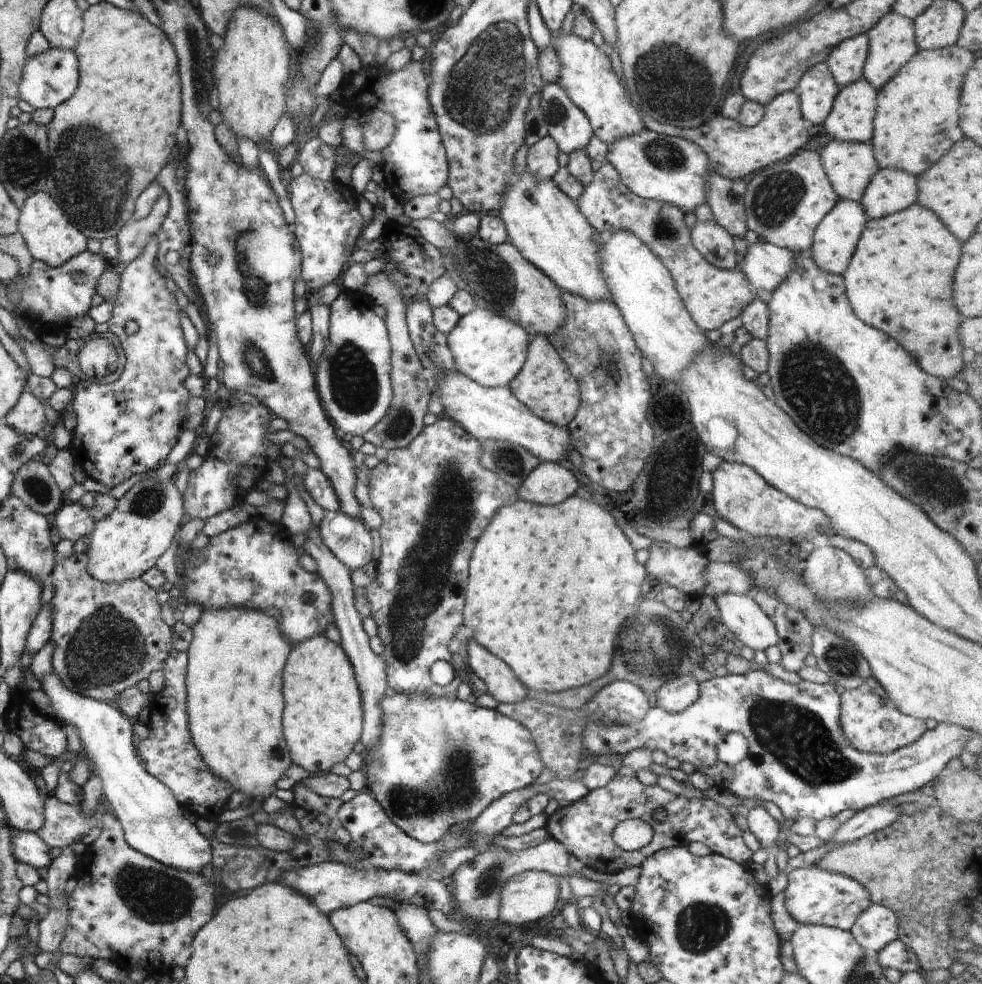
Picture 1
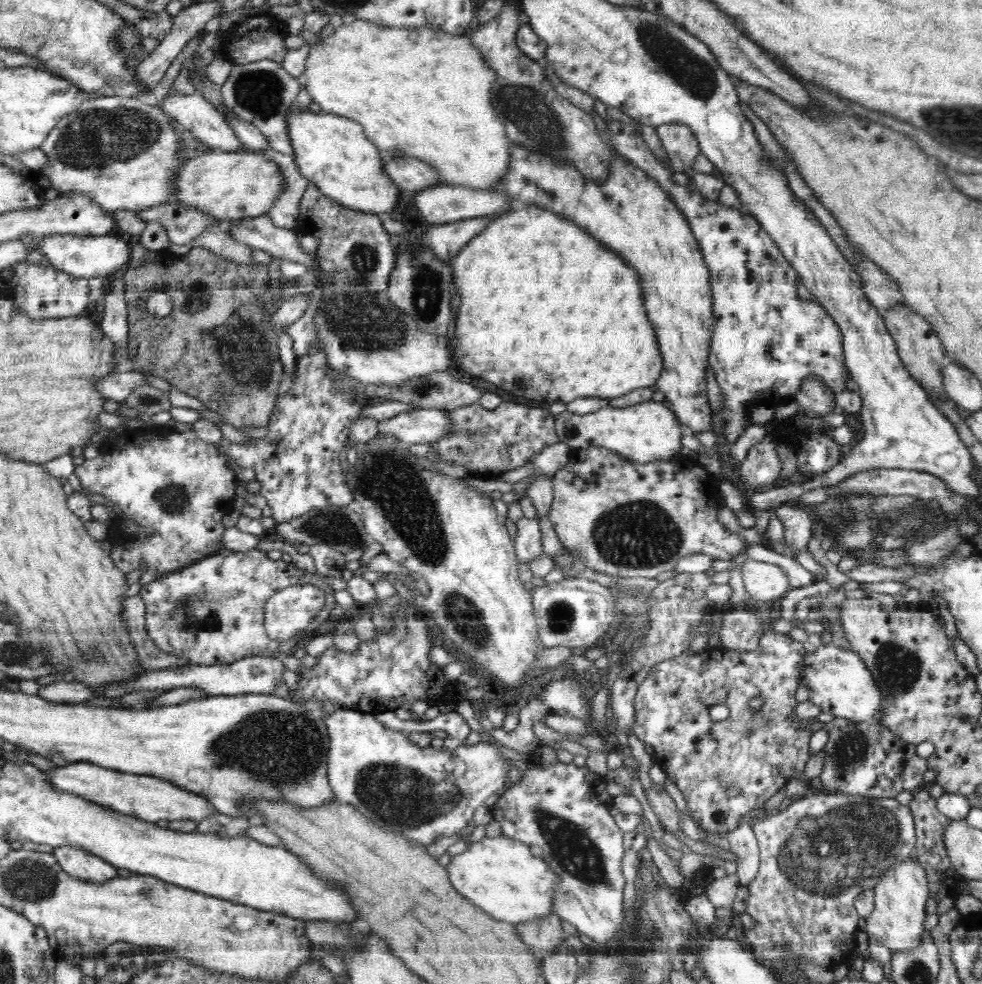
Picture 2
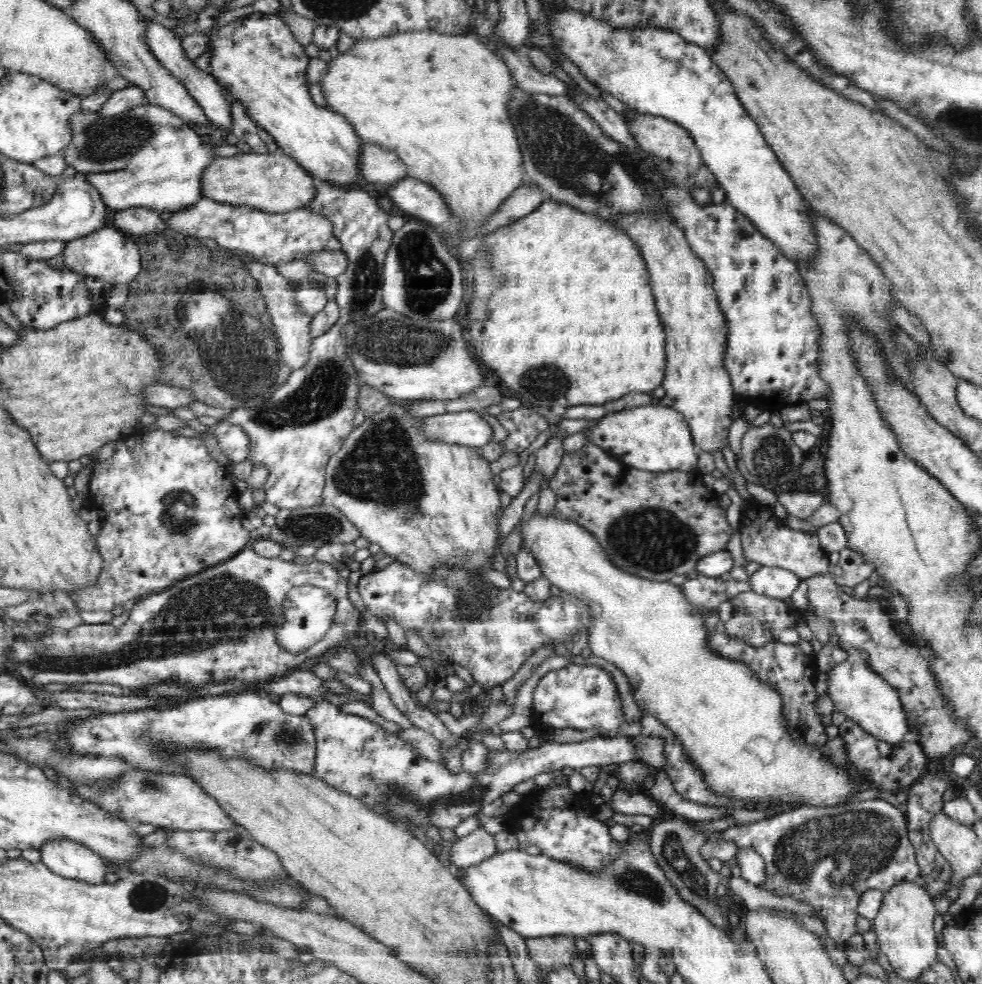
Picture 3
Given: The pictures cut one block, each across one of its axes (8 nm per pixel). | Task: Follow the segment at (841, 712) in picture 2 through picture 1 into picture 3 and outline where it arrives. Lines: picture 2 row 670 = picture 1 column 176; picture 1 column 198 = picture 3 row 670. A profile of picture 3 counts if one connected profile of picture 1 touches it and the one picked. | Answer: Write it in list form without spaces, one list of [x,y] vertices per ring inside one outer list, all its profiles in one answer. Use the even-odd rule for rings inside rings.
[[[850,662],[836,664],[829,675],[829,688],[826,692],[834,701],[834,710],[842,712],[846,718],[859,724],[868,734],[890,745],[900,745],[910,738],[908,717],[902,707],[898,692],[887,684],[866,664],[854,665]]]

